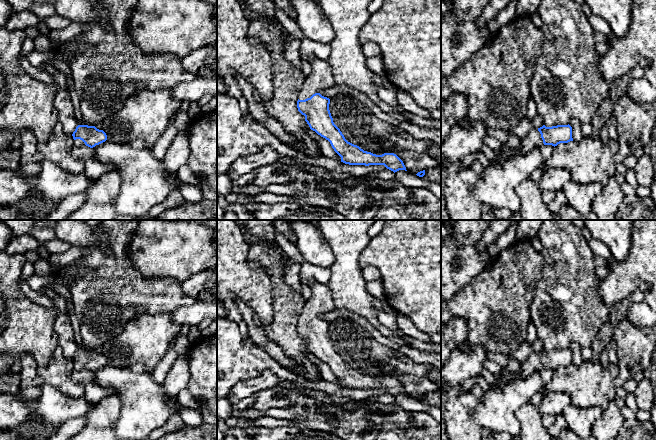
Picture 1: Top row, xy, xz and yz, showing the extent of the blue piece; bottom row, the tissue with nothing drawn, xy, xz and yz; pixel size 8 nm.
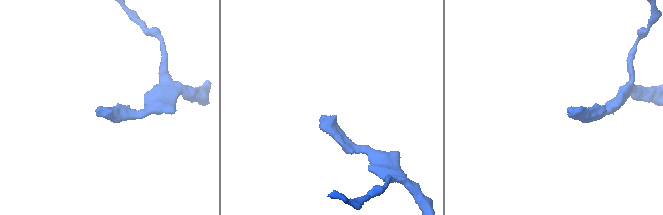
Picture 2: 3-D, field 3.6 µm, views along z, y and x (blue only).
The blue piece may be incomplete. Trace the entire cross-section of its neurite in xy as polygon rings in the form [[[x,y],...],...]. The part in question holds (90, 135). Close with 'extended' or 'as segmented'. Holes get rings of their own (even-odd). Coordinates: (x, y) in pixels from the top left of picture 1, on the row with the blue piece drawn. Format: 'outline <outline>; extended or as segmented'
outline [[[78,125],[72,136],[75,146],[86,145],[90,148],[93,148],[107,140],[107,135],[103,130],[88,125]]]; extended

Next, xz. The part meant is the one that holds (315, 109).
outline [[[314,59],[311,63],[312,71],[304,78],[302,88],[298,95],[297,108],[298,111],[305,116],[305,121],[310,129],[318,135],[328,140],[334,151],[341,157],[341,162],[349,165],[384,165],[387,169],[394,173],[399,170],[406,170],[403,161],[394,153],[384,153],[376,155],[371,152],[364,151],[359,146],[348,142],[340,129],[334,124],[333,118],[329,110],[330,99],[322,96],[319,92],[332,88],[336,85],[332,69],[327,60]]]; extended

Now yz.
outline [[[557,125],[552,127],[533,128],[526,137],[519,139],[519,145],[514,149],[509,149],[504,144],[497,151],[500,157],[494,161],[489,160],[489,166],[502,164],[511,158],[525,155],[533,148],[540,148],[543,145],[557,146],[560,143],[573,141],[572,127],[568,125]]]; extended

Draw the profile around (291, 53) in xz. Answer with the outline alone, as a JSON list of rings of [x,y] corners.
[[[290,35],[290,42],[285,47],[284,58],[286,61],[291,63],[294,67],[301,70],[302,68],[302,58],[301,58],[301,39],[295,35]]]

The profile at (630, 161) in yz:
[[[634,154],[628,155],[624,160],[623,164],[629,168],[629,169],[634,169],[637,165],[638,158]]]

